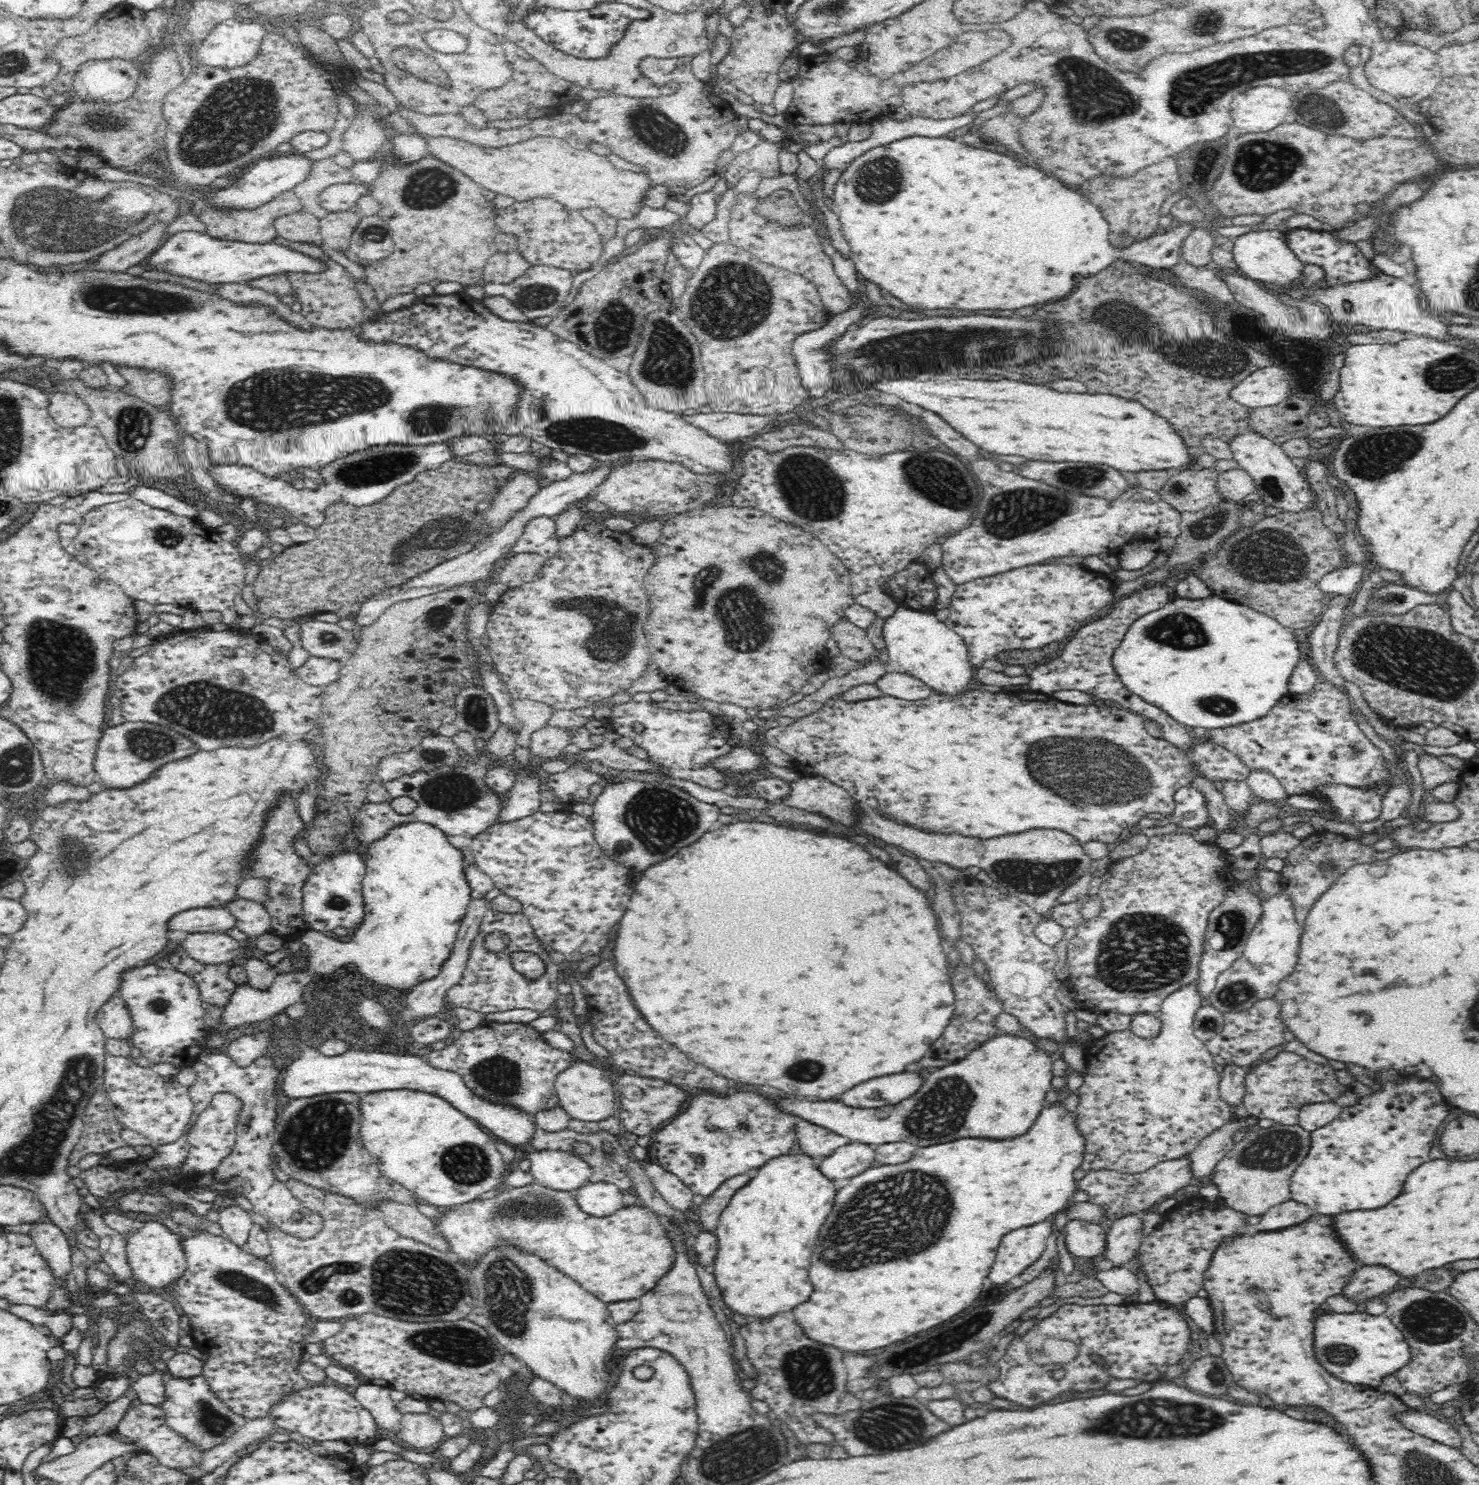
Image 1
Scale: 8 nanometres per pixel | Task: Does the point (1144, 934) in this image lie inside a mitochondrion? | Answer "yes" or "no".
yes

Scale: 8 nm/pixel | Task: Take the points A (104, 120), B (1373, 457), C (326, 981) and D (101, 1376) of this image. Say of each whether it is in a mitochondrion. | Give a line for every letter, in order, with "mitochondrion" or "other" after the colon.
A: mitochondrion
B: mitochondrion
C: other
D: other

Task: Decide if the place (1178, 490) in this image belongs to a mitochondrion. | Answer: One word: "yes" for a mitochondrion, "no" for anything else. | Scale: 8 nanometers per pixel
yes

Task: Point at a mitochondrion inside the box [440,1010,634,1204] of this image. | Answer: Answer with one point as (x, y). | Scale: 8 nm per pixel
(499, 1076)

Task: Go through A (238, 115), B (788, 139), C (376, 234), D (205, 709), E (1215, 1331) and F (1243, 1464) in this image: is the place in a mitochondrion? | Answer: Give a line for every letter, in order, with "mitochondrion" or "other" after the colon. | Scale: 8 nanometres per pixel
A: mitochondrion
B: other
C: mitochondrion
D: mitochondrion
E: other
F: other

